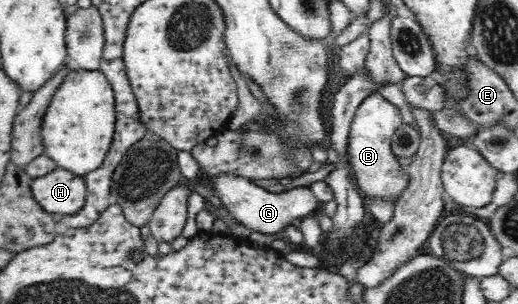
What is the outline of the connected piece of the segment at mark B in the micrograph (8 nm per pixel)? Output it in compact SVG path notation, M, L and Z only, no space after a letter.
M371 93L354 110L349 125L348 141L346 142L346 157L348 170L352 172L356 189L363 196L365 202L384 200L395 207L403 192L407 190L411 175L399 162L399 157L393 153L391 142L395 129L401 124L401 112L397 106L387 101L381 93Z

